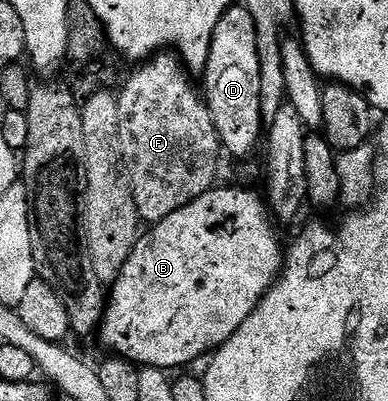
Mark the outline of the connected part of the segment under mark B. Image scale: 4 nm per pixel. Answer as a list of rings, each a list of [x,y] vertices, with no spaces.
[[[213,187],[207,193],[202,194],[198,199],[194,199],[186,207],[174,211],[174,215],[166,215],[166,219],[155,222],[149,231],[141,232],[136,241],[134,251],[130,251],[130,259],[126,259],[126,267],[118,275],[118,279],[112,282],[110,292],[106,297],[104,306],[104,319],[98,326],[98,337],[104,340],[104,345],[115,356],[124,357],[127,361],[133,361],[138,367],[150,369],[163,369],[173,371],[180,369],[183,365],[188,365],[191,361],[196,361],[199,357],[207,358],[209,354],[227,343],[231,337],[250,319],[250,315],[260,306],[260,300],[267,295],[276,284],[276,278],[280,276],[280,271],[284,267],[286,260],[285,250],[280,250],[280,237],[276,234],[277,226],[274,218],[266,204],[265,198],[256,193],[251,193],[248,189],[220,189]]]

